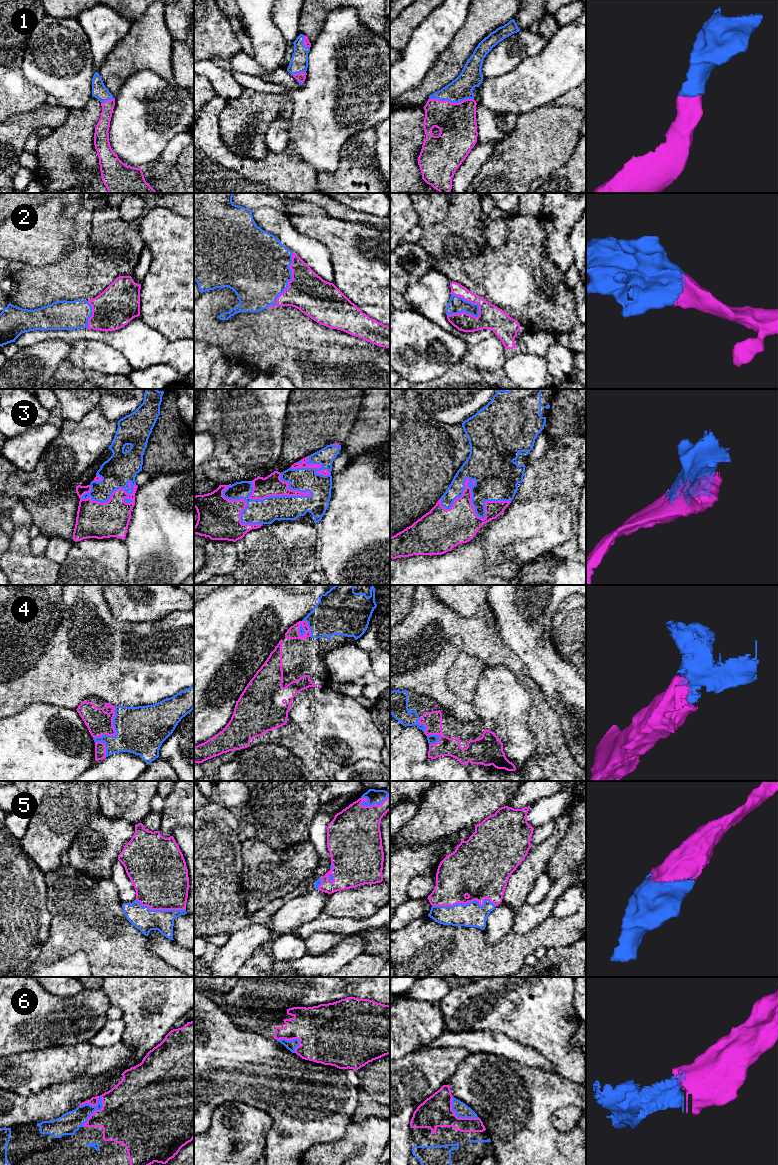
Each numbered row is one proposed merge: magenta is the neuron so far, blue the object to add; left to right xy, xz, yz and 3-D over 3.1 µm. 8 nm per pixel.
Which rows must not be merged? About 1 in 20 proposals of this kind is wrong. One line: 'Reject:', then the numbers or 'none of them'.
Reject: none of them

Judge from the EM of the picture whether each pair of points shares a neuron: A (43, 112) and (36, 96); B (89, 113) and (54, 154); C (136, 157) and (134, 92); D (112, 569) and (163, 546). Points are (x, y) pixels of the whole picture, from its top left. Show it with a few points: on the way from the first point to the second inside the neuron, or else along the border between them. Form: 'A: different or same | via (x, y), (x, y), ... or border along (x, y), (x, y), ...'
A: different | border along (44, 102), (34, 109), (18, 113)
B: same | via (81, 123), (79, 129), (64, 144)
C: same | via (136, 141), (136, 108)
D: different | border along (128, 554), (128, 571), (126, 573)

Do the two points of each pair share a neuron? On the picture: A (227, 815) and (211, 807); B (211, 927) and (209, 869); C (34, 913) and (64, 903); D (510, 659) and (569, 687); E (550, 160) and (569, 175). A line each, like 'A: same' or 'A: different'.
A: same
B: same
C: different
D: different
E: different

